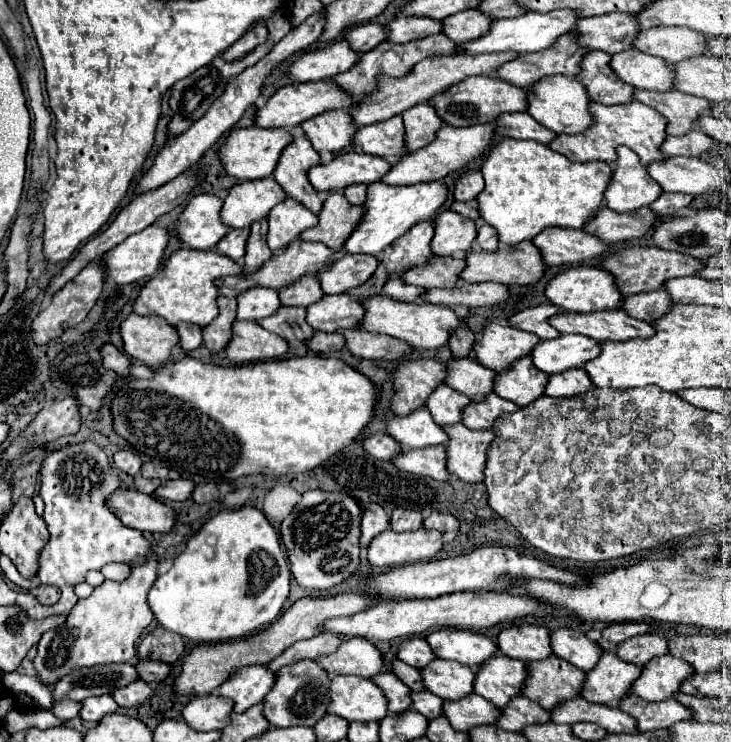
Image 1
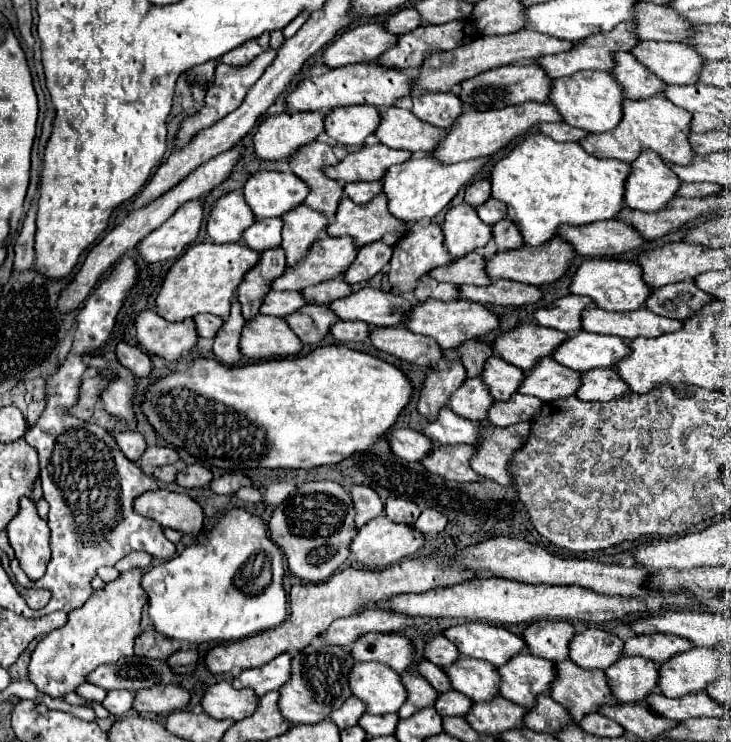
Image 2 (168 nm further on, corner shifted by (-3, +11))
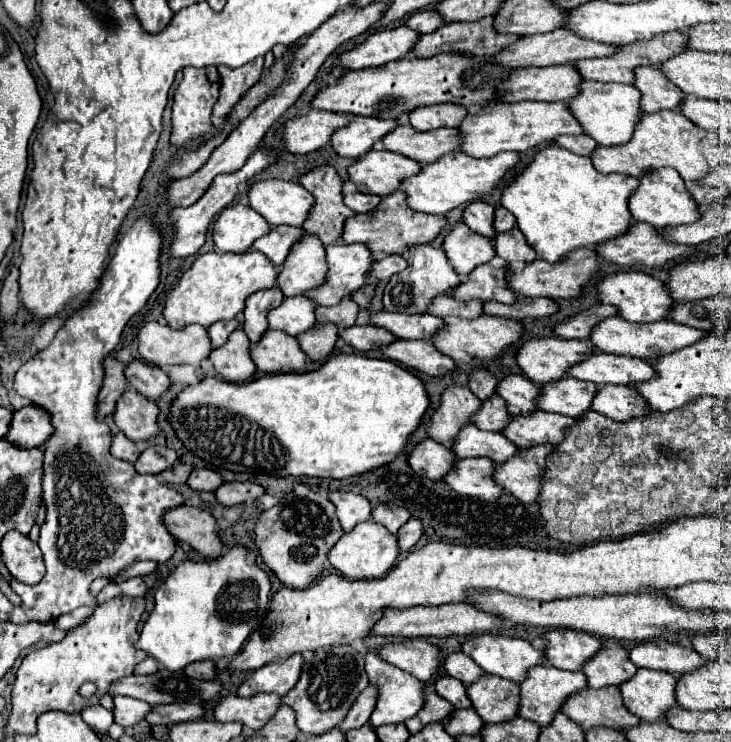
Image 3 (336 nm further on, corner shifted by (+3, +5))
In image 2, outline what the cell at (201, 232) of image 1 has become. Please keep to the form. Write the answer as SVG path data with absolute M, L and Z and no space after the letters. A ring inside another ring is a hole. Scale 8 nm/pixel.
M228 192L222 198L218 198L216 204L210 208L206 234L216 244L236 242L240 240L244 228L248 228L252 222L254 216L248 204L244 202L244 196L238 192Z

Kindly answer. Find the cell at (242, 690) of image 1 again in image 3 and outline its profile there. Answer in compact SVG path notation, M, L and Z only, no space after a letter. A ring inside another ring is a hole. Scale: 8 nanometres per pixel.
M292 654L288 660L282 660L282 662L270 662L254 670L240 686L238 694L254 696L260 692L276 692L284 696L300 680L302 666L304 666L304 658L300 654Z

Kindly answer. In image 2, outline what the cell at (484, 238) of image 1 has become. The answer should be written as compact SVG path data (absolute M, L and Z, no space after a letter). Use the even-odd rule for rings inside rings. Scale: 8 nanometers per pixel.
M502 218L492 226L492 236L494 236L494 242L498 244L498 250L514 250L524 244L520 240L518 228L508 218Z

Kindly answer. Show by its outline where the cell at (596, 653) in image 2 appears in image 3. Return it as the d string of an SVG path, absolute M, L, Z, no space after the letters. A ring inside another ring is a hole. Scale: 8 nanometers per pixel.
M606 648L594 662L586 662L582 672L588 676L588 686L604 688L604 686L620 686L636 674L636 666L632 664L628 652L624 648Z

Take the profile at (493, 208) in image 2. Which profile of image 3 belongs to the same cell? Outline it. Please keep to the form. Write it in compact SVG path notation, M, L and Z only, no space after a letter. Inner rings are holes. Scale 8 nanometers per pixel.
M496 208L496 218L494 218L494 228L498 232L506 232L506 230L512 230L516 226L516 218L514 214L510 214L506 208Z

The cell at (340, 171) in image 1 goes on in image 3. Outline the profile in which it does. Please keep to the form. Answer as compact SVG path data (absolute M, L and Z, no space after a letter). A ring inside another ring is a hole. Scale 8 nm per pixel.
M370 150L348 168L348 174L360 192L388 196L396 192L406 178L420 170L422 166L412 158L390 150Z

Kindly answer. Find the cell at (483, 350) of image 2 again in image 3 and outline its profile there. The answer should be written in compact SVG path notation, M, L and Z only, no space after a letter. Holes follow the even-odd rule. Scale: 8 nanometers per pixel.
M478 368L470 374L470 390L480 398L480 400L488 400L490 396L496 394L496 384L498 380L484 368Z

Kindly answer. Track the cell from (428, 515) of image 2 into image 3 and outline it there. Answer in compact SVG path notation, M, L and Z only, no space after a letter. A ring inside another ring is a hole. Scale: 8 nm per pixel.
M410 518L400 530L398 530L398 548L400 552L408 552L422 536L422 524L416 518Z

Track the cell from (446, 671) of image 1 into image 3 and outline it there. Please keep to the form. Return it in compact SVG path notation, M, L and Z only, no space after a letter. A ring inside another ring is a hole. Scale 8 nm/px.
M486 674L482 682L474 682L466 692L486 724L500 724L518 716L520 686L516 682Z

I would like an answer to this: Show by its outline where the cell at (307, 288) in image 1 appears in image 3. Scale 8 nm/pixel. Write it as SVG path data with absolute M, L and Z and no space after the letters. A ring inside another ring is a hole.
M344 298L338 306L330 306L330 308L328 306L320 306L316 318L318 318L320 324L332 322L338 328L350 328L350 326L356 324L358 310L360 308L356 306L356 302L352 298Z

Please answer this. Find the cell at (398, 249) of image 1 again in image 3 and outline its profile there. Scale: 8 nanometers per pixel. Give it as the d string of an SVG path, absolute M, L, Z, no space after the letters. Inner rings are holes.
M414 246L404 257L408 258L410 268L402 274L394 274L394 278L388 280L388 286L384 288L384 310L388 312L402 312L402 314L426 314L428 306L436 296L450 296L452 290L462 284L460 276L450 266L446 254L442 248L432 246ZM413 253L418 253L418 258L413 258ZM420 258L422 259L422 264Z

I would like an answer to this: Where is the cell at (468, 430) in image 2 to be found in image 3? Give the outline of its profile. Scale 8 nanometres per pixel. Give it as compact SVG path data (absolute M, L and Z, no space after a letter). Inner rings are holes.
M466 426L466 430L462 430L462 434L454 440L452 450L458 454L458 458L470 458L470 456L486 456L490 460L498 462L506 462L510 458L514 458L520 448L514 446L504 434L490 434L490 432L482 432L476 426Z

